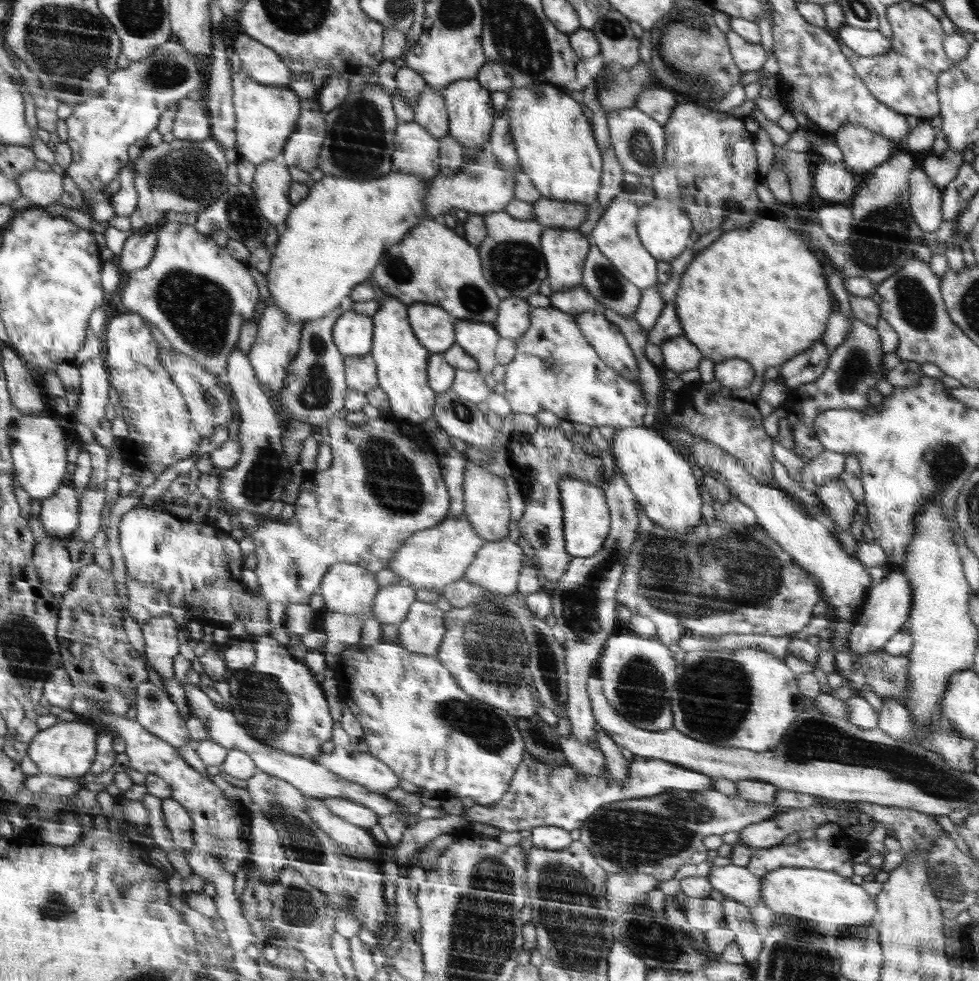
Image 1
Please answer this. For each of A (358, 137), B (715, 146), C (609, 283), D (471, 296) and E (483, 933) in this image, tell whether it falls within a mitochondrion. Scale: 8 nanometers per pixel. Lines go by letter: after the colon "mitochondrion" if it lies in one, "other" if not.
A: mitochondrion
B: other
C: mitochondrion
D: mitochondrion
E: mitochondrion

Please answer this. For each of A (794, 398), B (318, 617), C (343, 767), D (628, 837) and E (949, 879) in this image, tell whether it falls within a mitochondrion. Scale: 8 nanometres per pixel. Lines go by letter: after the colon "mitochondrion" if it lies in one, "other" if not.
A: other
B: other
C: other
D: mitochondrion
E: mitochondrion

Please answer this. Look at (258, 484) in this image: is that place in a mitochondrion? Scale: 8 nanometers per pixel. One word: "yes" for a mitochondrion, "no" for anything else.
yes

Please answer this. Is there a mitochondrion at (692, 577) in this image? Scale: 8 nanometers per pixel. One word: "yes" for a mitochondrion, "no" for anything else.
yes

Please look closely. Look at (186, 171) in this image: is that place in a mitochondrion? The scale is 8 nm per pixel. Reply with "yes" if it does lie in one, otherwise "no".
yes

